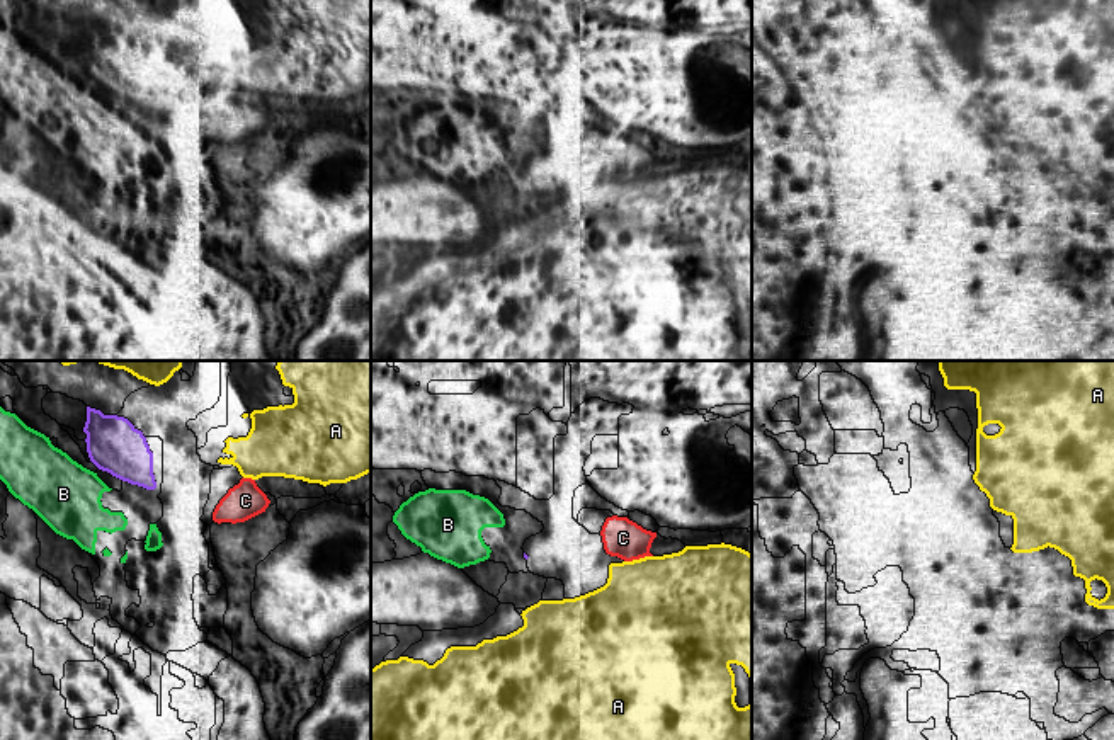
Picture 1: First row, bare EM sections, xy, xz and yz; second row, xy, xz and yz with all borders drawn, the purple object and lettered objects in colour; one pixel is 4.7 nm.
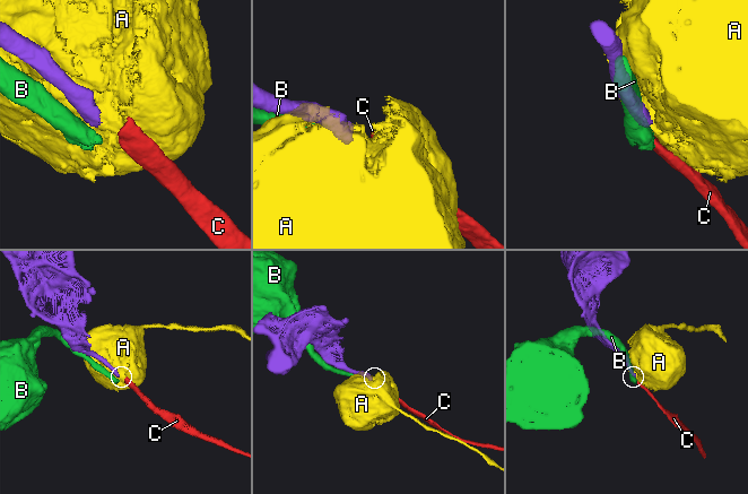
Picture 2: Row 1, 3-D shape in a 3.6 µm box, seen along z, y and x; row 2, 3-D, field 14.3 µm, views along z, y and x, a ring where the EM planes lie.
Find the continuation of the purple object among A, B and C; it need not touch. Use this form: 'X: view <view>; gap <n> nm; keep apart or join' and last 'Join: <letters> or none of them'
A: view xy; gap 200 nm; keep apart
B: view xy; gap 30 nm; keep apart
C: view xy; gap 300 nm; join
Join: C

